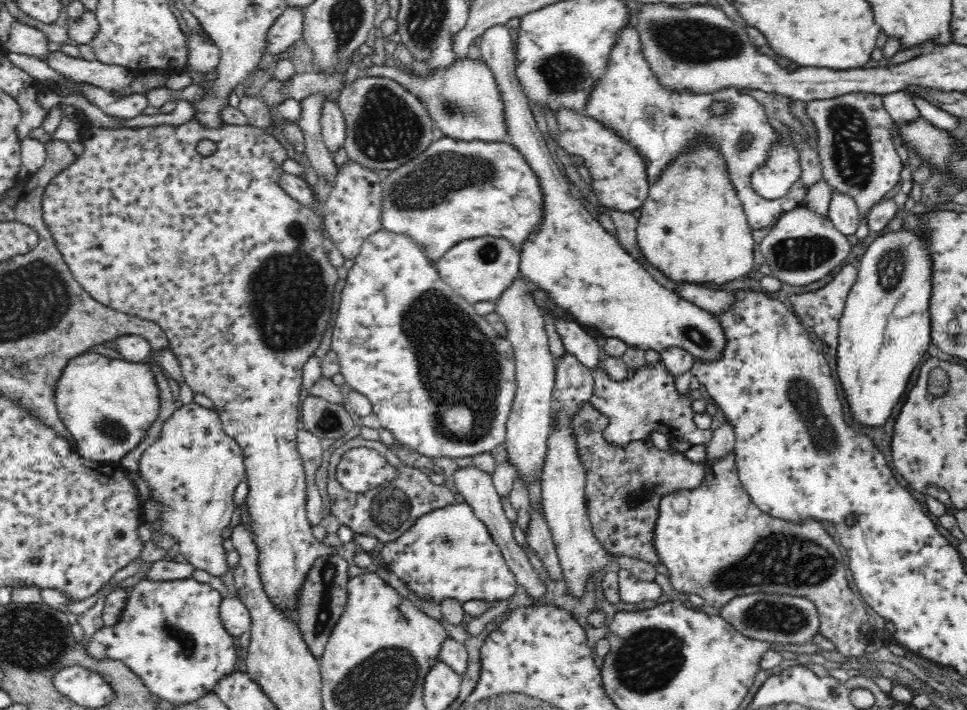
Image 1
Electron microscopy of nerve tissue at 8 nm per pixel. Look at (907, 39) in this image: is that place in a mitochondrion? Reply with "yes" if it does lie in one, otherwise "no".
no

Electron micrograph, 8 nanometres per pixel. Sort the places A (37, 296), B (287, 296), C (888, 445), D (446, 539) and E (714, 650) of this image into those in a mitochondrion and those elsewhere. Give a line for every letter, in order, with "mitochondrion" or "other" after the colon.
A: mitochondrion
B: mitochondrion
C: other
D: mitochondrion
E: other

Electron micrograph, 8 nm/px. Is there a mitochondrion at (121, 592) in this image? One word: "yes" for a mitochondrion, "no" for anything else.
no

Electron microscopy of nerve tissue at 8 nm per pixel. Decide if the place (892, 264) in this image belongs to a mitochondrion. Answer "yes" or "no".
yes

